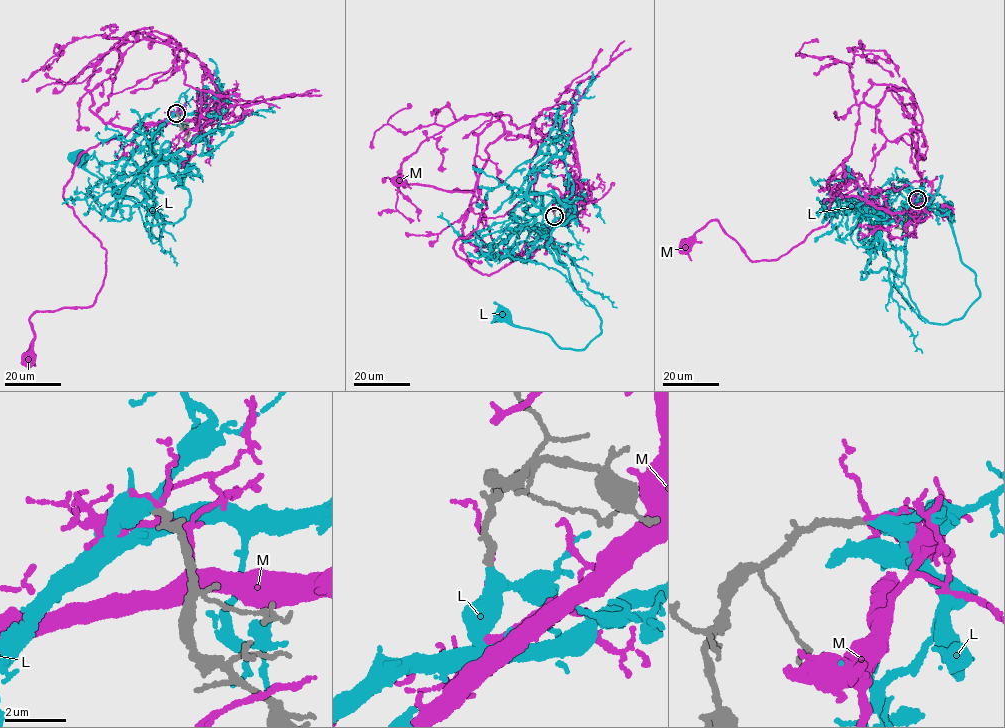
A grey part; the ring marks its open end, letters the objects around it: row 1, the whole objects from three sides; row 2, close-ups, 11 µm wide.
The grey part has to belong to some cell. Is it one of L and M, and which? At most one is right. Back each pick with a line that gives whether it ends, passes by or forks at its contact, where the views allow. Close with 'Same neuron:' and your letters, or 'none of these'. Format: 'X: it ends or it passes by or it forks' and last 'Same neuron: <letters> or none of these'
L: it passes by
Same neuron: L

